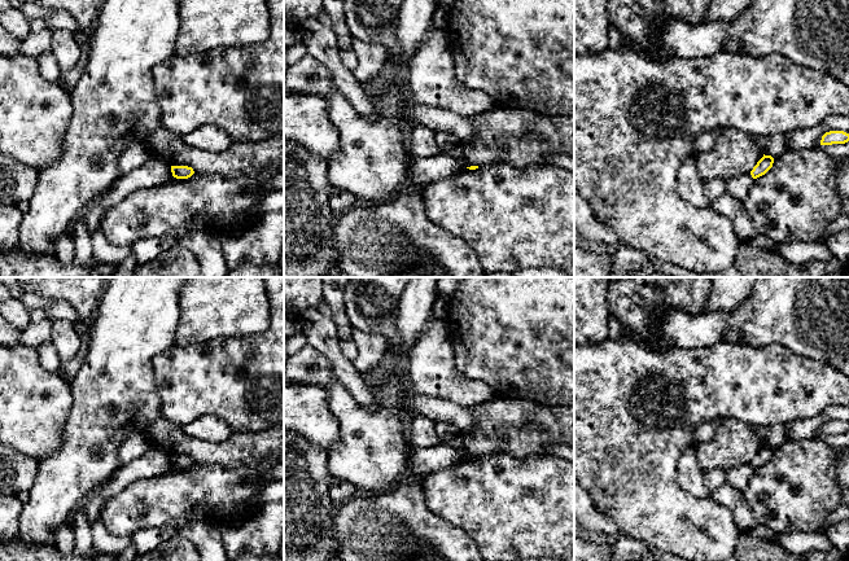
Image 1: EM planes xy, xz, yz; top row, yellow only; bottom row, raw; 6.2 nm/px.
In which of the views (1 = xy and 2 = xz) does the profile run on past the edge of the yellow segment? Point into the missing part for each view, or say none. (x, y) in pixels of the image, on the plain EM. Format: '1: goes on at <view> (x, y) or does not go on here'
1: does not go on here
2: does not go on here

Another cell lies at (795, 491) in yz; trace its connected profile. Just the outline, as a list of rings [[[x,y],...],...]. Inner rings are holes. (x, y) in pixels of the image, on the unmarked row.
[[[820,437],[804,442],[787,439],[775,448],[765,465],[753,469],[743,491],[757,523],[771,529],[776,535],[818,532],[827,516],[841,505],[837,455]]]

